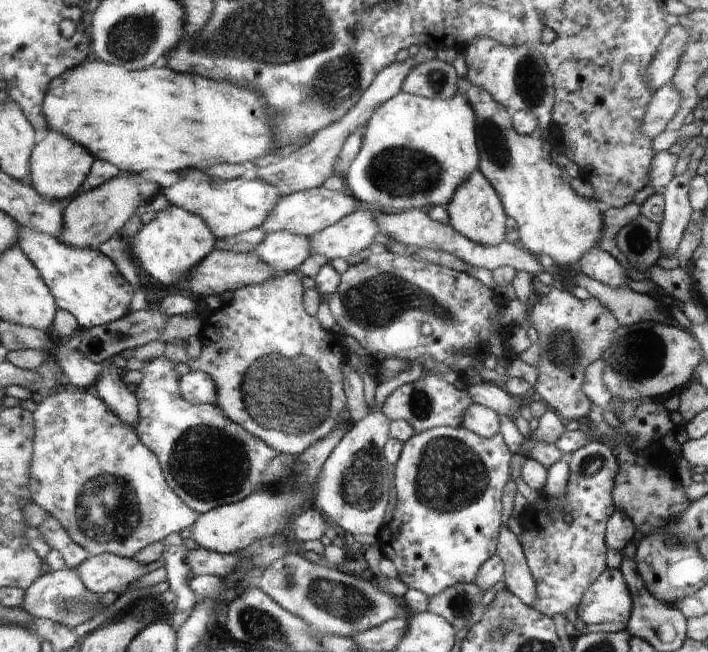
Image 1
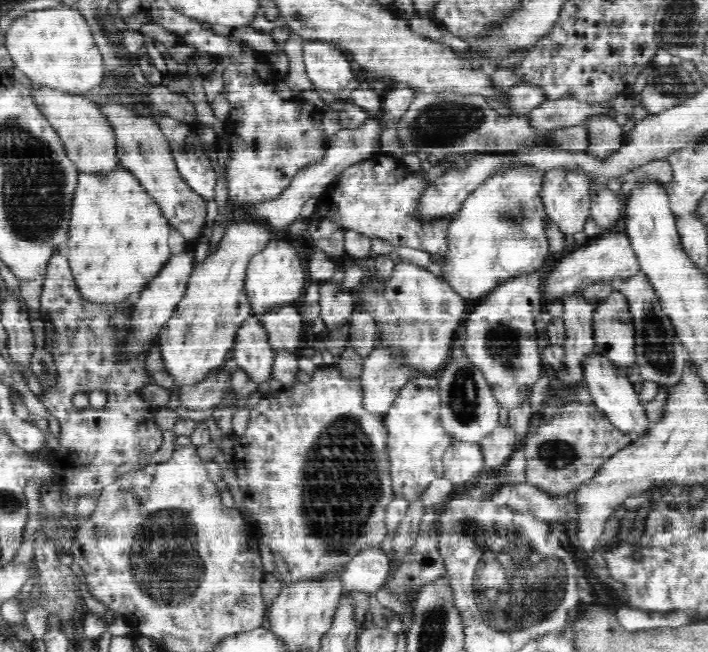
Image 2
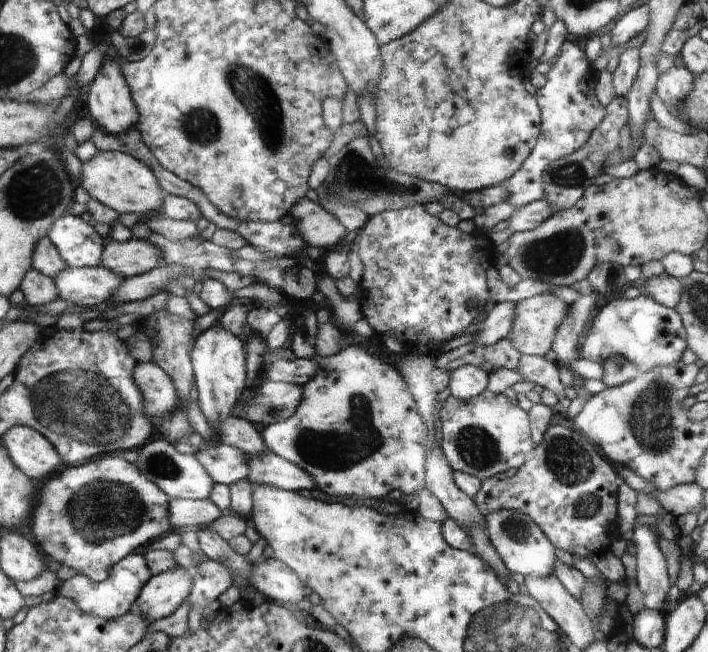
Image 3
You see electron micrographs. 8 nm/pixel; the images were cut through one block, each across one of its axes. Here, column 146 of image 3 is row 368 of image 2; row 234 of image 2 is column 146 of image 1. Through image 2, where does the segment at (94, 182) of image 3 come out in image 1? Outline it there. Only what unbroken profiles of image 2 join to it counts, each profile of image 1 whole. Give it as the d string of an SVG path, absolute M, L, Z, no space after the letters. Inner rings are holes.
M172 205L156 214L153 221L143 226L133 238L134 255L139 265L163 284L174 286L189 277L192 269L214 251L214 232L200 215L184 207Z

